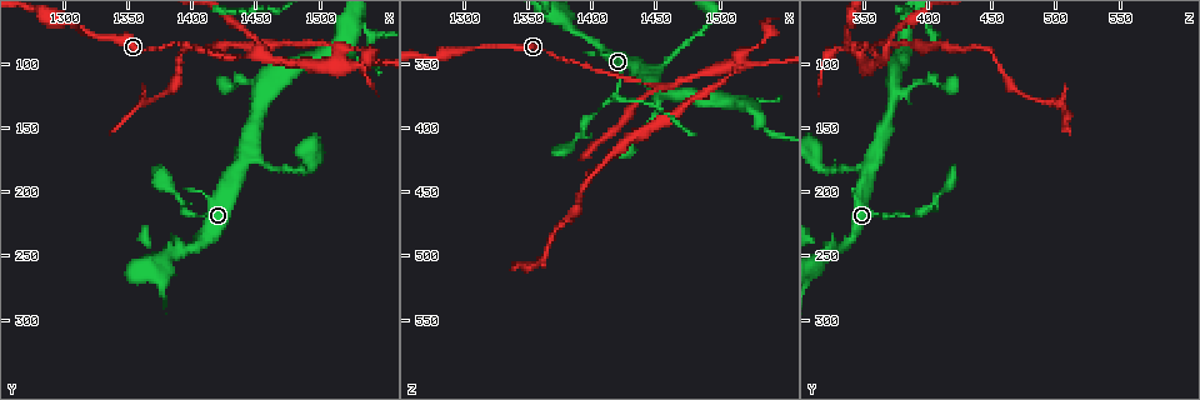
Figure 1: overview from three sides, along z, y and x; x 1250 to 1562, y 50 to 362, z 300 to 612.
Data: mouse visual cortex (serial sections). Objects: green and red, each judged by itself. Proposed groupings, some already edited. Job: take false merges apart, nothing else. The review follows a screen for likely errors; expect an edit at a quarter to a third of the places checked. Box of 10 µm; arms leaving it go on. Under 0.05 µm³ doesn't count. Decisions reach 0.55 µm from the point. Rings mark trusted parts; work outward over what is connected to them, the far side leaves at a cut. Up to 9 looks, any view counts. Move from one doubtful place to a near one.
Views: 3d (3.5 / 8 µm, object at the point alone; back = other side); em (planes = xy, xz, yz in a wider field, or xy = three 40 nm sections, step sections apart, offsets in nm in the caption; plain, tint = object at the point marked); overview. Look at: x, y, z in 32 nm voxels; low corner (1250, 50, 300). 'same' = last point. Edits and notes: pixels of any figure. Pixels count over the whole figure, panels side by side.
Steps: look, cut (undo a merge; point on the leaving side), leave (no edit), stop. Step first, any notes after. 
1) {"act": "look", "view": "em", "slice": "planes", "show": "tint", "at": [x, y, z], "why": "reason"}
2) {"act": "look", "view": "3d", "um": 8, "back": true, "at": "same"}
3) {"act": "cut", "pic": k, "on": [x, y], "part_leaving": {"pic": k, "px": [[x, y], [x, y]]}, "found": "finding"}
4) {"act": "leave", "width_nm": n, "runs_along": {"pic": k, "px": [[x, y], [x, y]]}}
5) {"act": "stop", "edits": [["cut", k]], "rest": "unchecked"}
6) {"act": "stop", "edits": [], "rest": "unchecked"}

{"act": "look", "view": "3d", "um": 3.5, "back": true, "at": [1448, 94, 364], "why": "abrupt turn"}

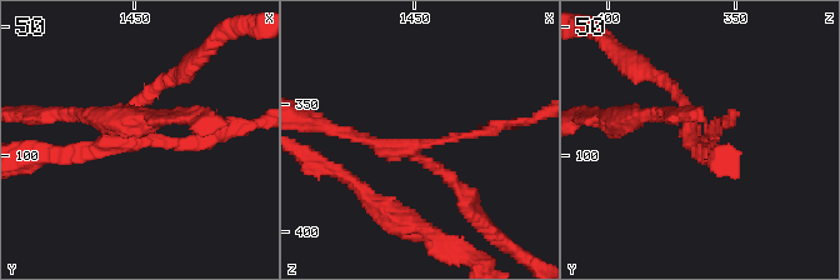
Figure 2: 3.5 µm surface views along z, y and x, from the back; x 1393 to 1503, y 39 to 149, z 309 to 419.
{"act": "look", "view": "em", "slice": "xy", "step": 2, "show": "tint", "at": [1447, 95, 365], "why": "now the EM"}

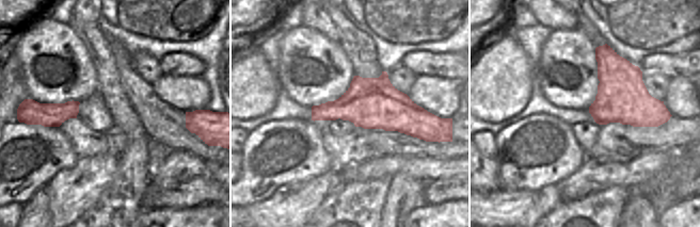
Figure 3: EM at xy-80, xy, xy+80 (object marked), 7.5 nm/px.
{"act": "leave", "width_nm": 380, "runs_along": {"pic": 2, "px": [[223, 133], [65, 151]]}, "found": "continuous, no second cell"}

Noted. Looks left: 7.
{"act": "look", "view": "3d", "um": 8, "at": [1514, 98, 350], "why": "four or more arms meet"}

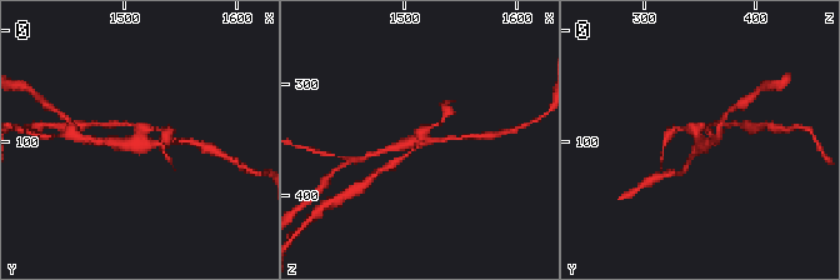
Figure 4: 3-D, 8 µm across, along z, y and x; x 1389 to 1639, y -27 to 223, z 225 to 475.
{"act": "look", "view": "3d", "um": 3.5, "at": "same", "why": "zoom in"}

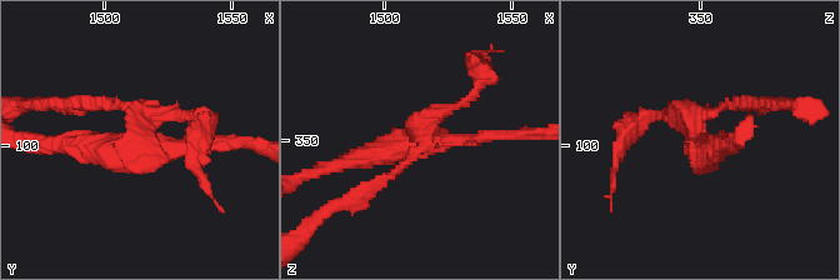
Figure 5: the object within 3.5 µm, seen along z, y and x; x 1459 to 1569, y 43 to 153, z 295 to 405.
{"act": "cut", "pic": 5, "on": [111, 105], "arms": 4, "arm_widths_nm": [100, 150, 200, 250], "part_leaving": {"pic": 5, "px": [[134, 130], [130, 106], [65, 106]]}, "found": "two cells meet here"}

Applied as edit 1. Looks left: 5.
{"act": "look", "view": "3d", "um": 8, "at": [1442, 170, 362], "why": "side arm on a straight run"}

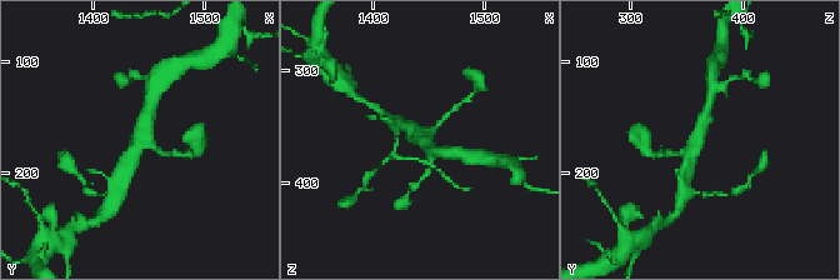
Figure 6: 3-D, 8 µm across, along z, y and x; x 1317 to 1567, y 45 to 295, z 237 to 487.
{"act": "look", "view": "em", "slice": "xy", "step": 5, "show": "tint", "at": "same", "arms": 3, "arm_widths_nm": [150, 400, 400], "why": "need the tissue"}

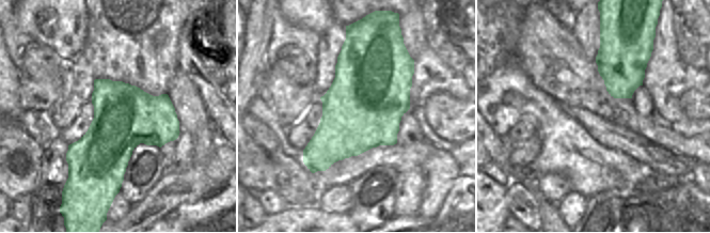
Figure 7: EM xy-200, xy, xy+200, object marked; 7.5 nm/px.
{"act": "leave", "runs_along": {"pic": 6, "px": [[129, 174], [149, 109]]}, "found": "one cell here"}

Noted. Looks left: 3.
{"act": "look", "view": "3d", "um": 3.5, "at": [1534, 74, 402], "why": "calibre changes"}

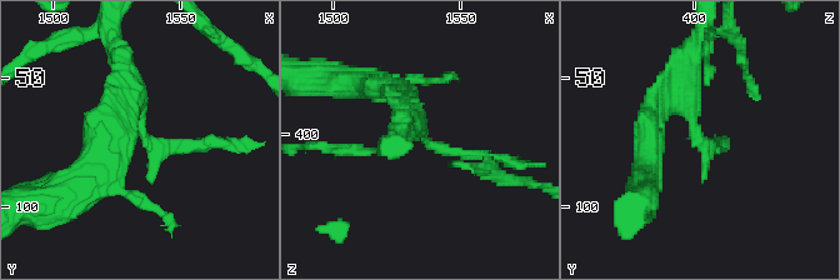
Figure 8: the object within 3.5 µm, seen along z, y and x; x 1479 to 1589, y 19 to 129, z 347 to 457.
{"act": "look", "view": "em", "slice": "xy", "step": 1, "show": "tint", "at": [1535, 73, 402], "why": "shape alone is not enough"}

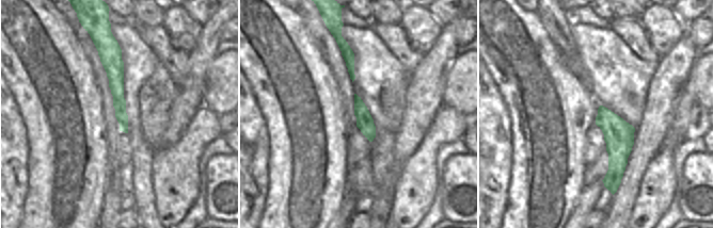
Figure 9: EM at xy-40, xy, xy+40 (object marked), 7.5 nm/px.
{"act": "leave", "runs_along": {"pic": 9, "px": [[113, 46], [115, 83], [125, 129]]}, "found": "all the same cell"}

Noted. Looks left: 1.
{"act": "stop", "edits": [["cut", 5]], "rest": "unchecked"}

